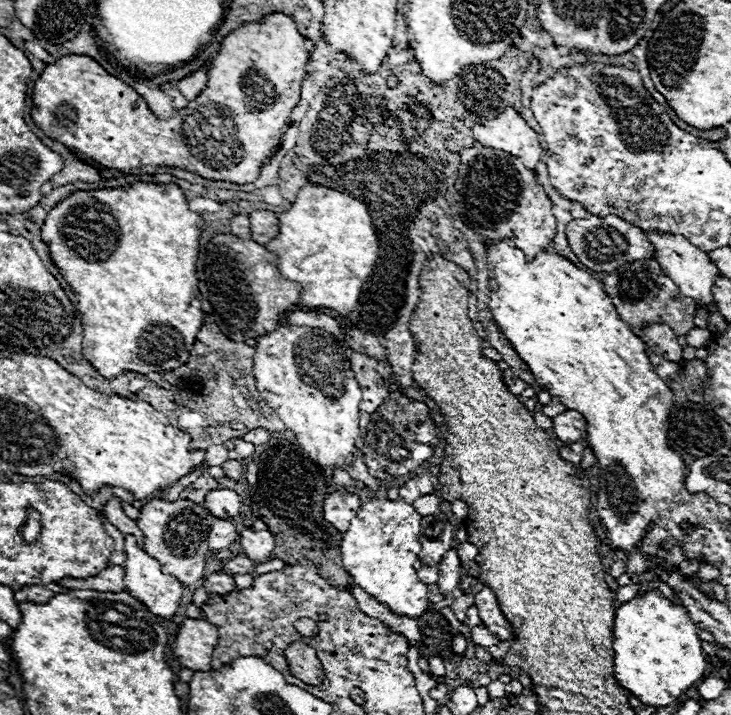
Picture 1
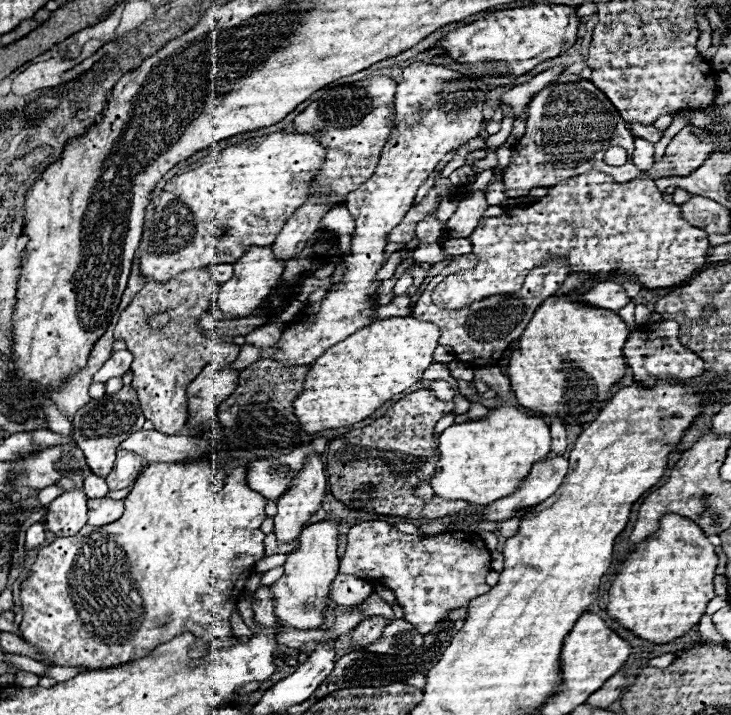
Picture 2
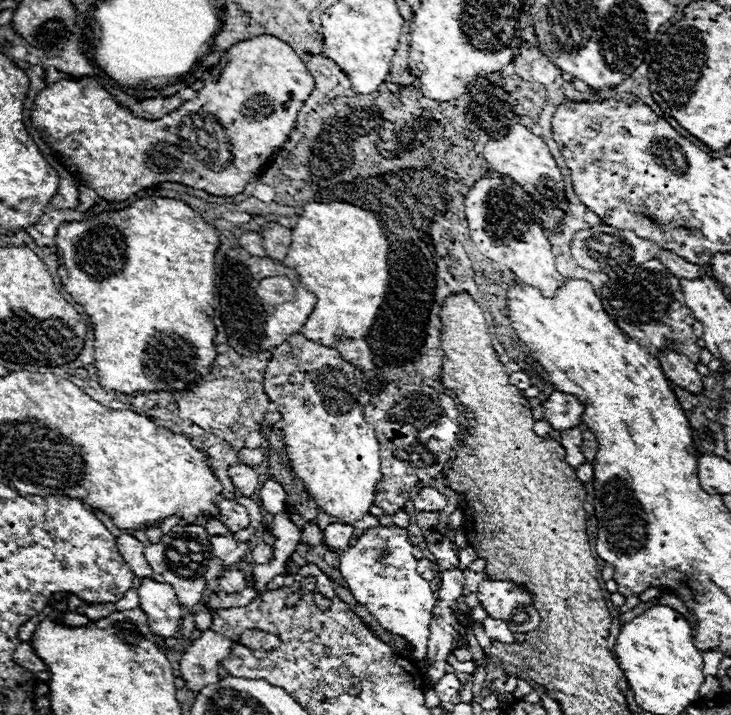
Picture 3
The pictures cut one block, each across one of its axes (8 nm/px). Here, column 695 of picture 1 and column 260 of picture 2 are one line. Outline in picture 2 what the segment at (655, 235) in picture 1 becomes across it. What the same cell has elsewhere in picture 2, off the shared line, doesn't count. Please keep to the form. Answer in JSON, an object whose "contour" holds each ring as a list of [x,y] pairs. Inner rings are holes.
{"contour":[[[250,246],[246,250],[246,254],[242,254],[242,258],[234,264],[234,276],[222,284],[216,306],[220,308],[220,312],[224,312],[228,316],[250,314],[250,310],[254,310],[260,304],[260,300],[268,296],[270,286],[276,286],[284,268],[286,268],[286,262],[282,262],[274,256],[272,246]]]}

